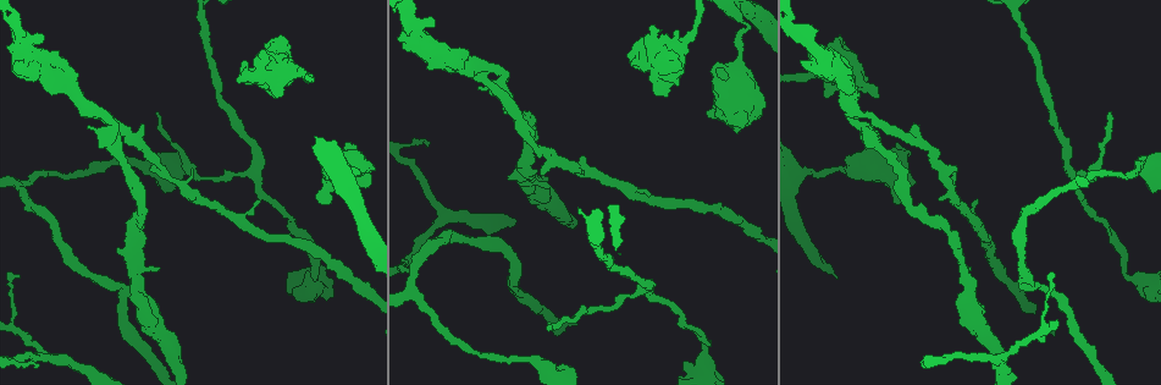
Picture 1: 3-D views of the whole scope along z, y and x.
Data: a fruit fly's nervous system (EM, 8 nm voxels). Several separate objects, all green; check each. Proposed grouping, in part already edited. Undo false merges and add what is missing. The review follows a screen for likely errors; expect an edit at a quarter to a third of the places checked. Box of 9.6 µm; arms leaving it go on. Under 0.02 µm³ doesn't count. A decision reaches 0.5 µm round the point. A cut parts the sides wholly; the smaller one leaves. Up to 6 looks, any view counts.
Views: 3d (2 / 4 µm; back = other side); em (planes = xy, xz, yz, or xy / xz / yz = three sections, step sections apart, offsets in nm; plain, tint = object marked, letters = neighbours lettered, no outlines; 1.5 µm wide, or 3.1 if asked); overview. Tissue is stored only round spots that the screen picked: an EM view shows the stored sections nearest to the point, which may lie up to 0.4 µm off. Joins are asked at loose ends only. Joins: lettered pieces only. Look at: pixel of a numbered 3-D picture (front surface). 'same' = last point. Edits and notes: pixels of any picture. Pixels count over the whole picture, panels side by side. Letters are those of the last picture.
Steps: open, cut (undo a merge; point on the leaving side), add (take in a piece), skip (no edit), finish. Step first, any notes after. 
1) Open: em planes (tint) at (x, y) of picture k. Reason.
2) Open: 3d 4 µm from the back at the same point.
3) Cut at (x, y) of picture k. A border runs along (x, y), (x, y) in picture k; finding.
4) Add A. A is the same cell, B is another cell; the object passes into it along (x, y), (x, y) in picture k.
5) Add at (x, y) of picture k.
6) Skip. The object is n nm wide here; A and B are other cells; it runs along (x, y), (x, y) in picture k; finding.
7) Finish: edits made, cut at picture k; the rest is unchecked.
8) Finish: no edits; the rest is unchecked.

Open: em planes (plain) at (36, 368) of picture 1. Thin end.

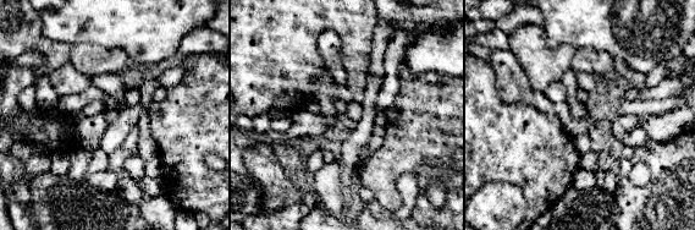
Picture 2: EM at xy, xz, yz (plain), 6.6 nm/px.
Open: em planes (letters) at the same point. What lies round it.

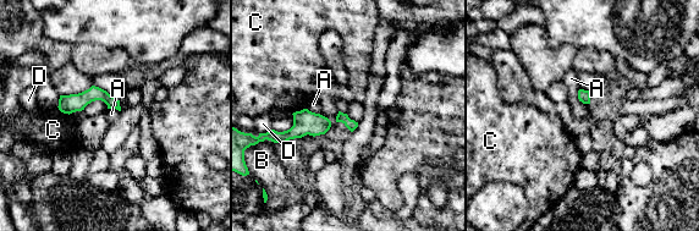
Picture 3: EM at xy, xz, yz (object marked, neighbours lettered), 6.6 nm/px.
Skip. The longest contact is with A, 110 nm; A, B, C and D are other cells; none of them fits.

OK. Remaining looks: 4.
Open: 3d 2 µm from the back at (736, 12) of picture 1. Sharp bend.

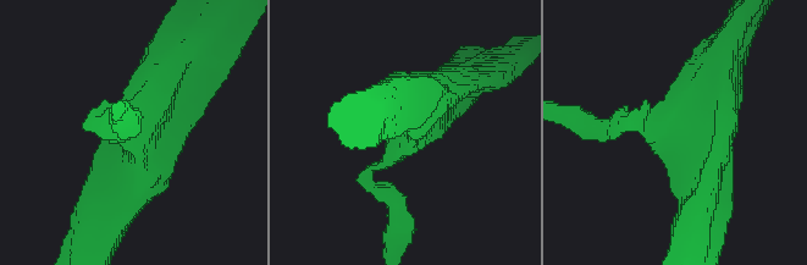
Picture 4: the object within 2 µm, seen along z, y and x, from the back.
Open: em xy step 4 (tint) at (406, 137) of picture 4. Shape alone is not enough.

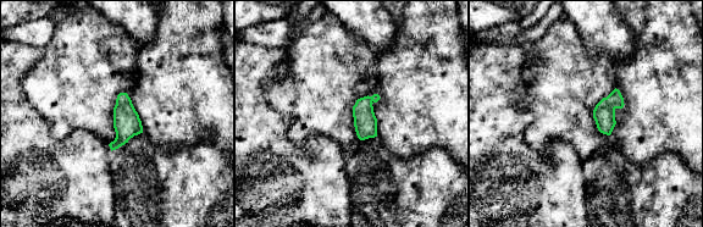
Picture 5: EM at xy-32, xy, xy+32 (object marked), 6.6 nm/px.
Open: em planes (letters) at the same point.

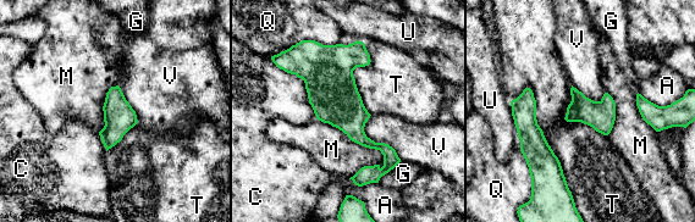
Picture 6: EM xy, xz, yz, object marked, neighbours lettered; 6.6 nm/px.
Skip. The longest contact is with T, 800 nm; A, C, G, M, Q, T, U and V are other cells; it runs along (304, 56), (353, 128), (386, 154), (375, 179) in picture 6; all the same cell.

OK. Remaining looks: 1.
Finish: no edits; the rest is unchecked.

